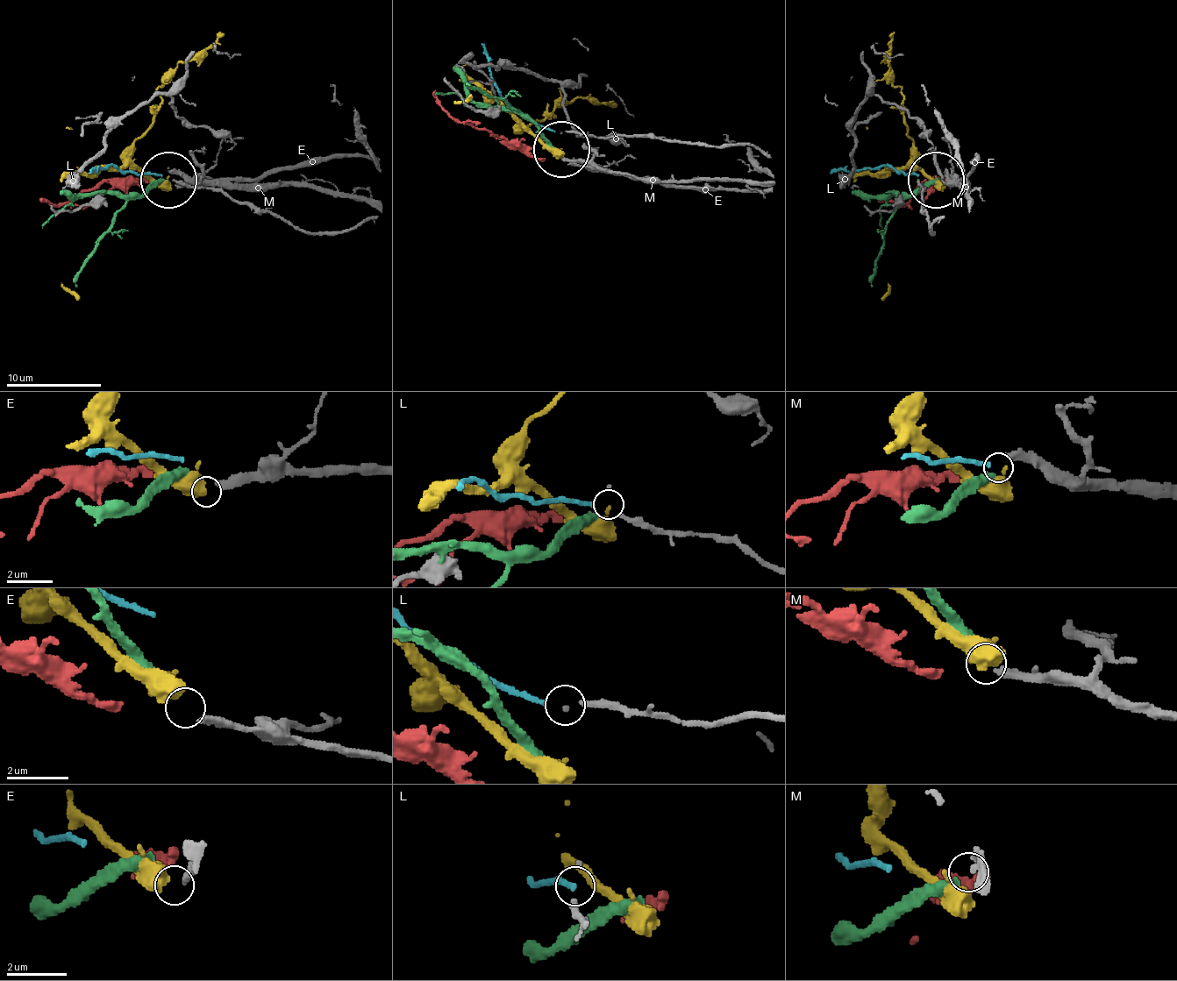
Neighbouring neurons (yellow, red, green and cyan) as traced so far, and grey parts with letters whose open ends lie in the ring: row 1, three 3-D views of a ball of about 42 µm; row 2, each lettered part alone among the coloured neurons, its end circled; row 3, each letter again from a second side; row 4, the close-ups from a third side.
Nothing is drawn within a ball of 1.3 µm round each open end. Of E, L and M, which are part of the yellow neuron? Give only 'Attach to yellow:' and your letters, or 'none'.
Attach to yellow: E

